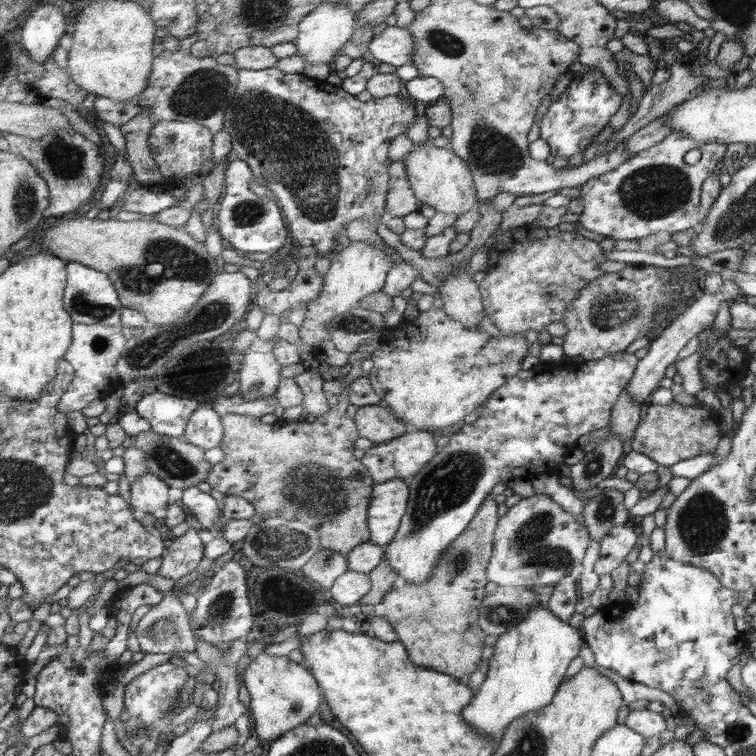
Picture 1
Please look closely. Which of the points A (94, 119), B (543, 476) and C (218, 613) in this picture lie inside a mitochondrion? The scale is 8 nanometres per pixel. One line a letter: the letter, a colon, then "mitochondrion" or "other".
A: other
B: other
C: mitochondrion

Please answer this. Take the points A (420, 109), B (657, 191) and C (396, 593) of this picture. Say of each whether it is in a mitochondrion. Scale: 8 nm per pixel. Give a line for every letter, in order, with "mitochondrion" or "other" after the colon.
A: other
B: mitochondrion
C: other

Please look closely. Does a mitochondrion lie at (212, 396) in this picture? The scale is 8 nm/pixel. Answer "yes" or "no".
no

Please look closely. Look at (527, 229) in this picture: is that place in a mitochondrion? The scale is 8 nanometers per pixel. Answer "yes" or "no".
no

